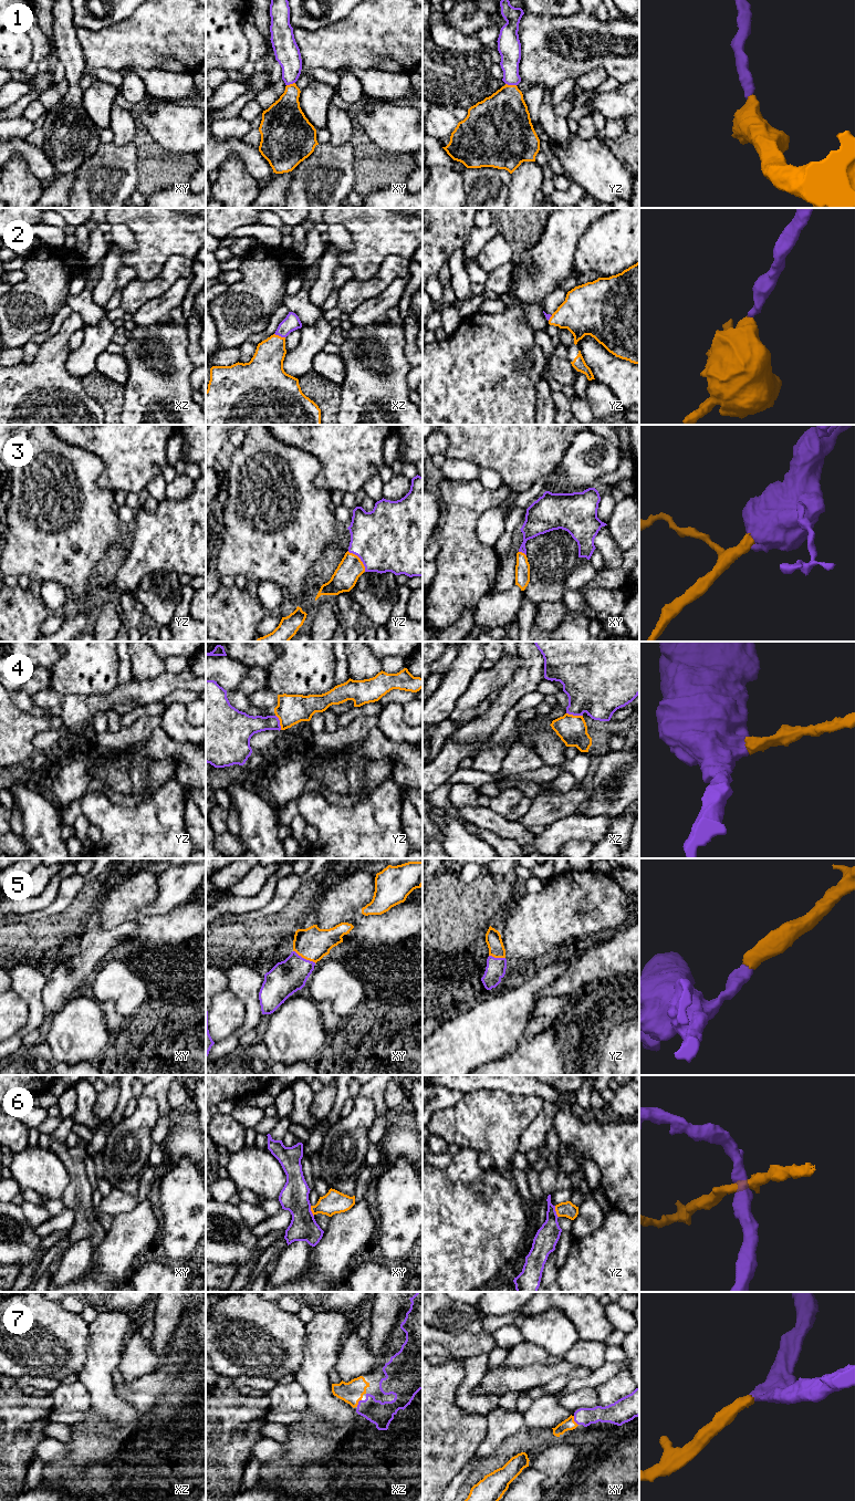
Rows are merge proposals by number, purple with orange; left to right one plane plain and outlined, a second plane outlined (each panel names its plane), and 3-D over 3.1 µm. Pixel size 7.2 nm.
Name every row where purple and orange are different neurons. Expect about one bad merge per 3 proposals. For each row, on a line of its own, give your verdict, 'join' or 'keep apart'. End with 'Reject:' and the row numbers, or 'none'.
1: join
2: join
3: join
4: keep apart
5: join
6: keep apart
7: join
Reject: 4, 6

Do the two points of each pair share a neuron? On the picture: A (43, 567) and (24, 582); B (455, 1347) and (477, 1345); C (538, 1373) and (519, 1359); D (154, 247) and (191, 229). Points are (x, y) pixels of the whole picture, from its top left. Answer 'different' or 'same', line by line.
A: different
B: same
C: different
D: same

